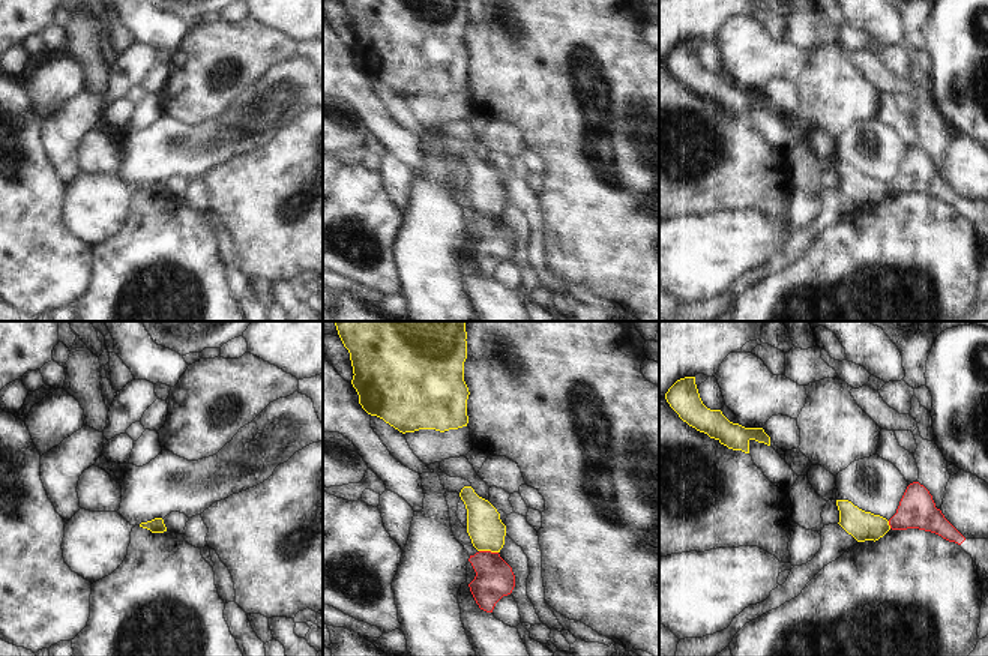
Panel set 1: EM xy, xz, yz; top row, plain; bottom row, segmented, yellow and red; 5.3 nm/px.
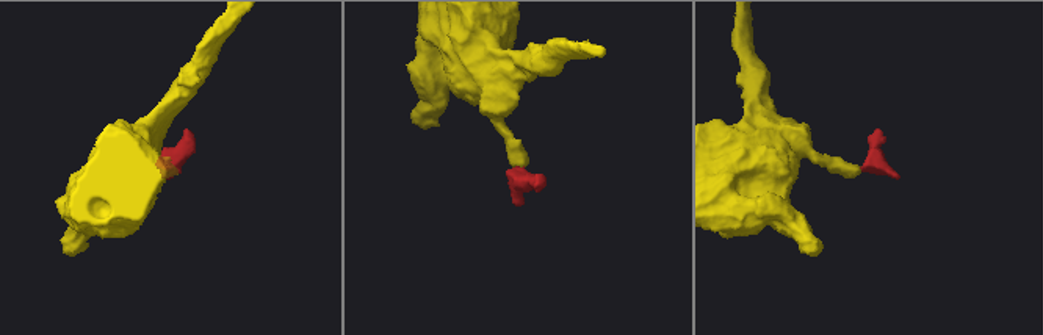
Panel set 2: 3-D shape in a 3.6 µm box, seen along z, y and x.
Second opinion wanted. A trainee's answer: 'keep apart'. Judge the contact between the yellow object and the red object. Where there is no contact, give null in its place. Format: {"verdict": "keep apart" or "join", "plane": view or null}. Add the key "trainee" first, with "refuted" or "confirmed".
{"trainee": "confirmed", "verdict": "keep apart", "plane": "xz"}

